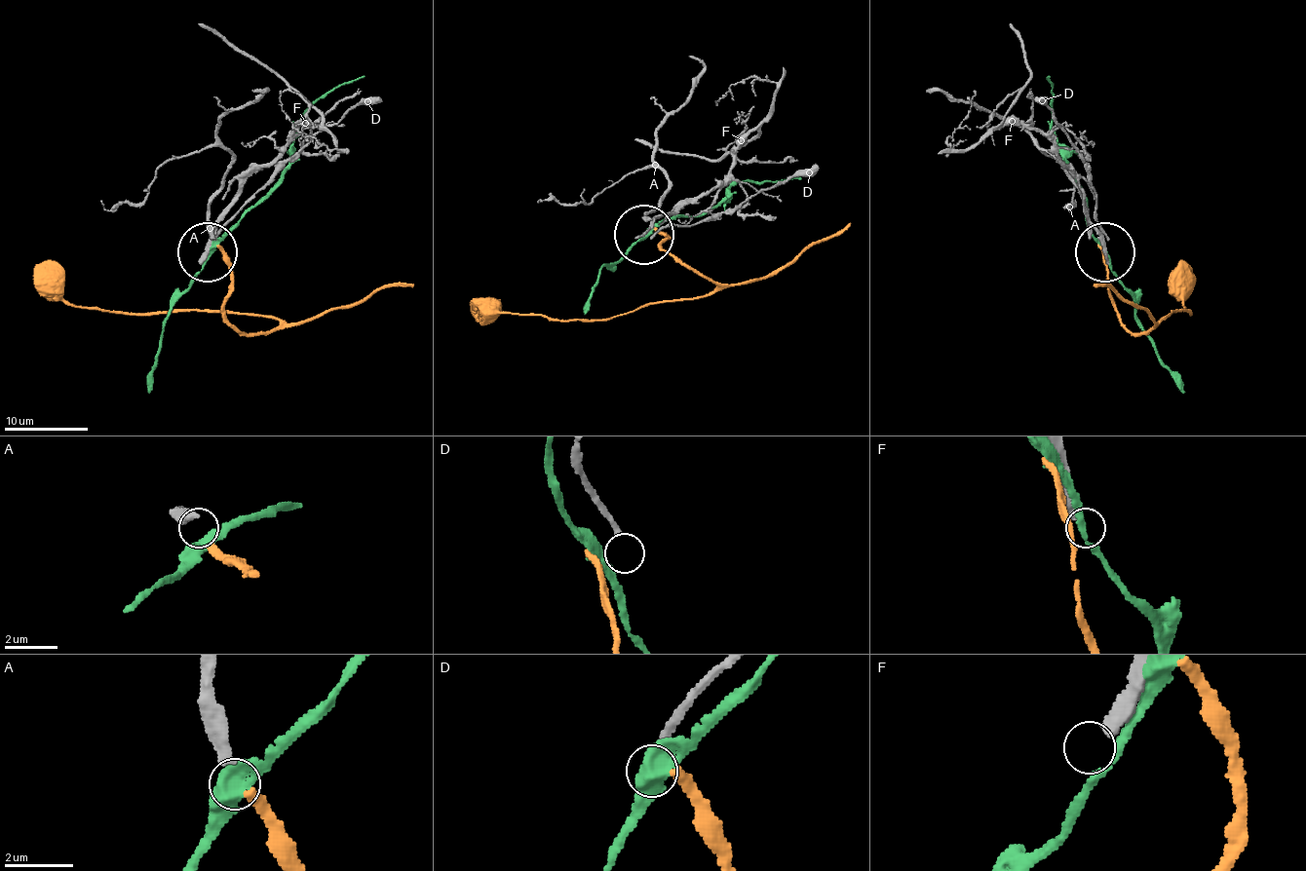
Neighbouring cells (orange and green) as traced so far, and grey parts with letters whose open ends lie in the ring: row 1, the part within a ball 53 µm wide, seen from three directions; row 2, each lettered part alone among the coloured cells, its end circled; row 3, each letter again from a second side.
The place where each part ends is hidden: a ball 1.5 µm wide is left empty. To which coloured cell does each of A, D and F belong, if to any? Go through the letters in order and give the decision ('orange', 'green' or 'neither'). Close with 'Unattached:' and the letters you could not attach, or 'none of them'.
A: orange
D: neither
F: neither
Unattached: D, F

